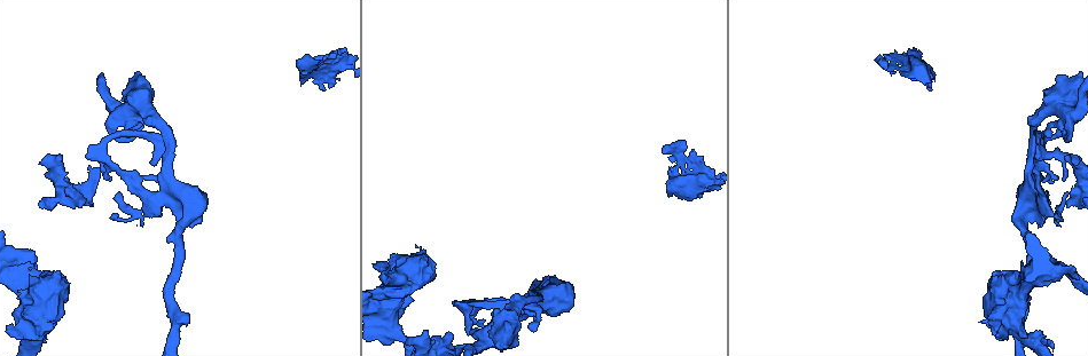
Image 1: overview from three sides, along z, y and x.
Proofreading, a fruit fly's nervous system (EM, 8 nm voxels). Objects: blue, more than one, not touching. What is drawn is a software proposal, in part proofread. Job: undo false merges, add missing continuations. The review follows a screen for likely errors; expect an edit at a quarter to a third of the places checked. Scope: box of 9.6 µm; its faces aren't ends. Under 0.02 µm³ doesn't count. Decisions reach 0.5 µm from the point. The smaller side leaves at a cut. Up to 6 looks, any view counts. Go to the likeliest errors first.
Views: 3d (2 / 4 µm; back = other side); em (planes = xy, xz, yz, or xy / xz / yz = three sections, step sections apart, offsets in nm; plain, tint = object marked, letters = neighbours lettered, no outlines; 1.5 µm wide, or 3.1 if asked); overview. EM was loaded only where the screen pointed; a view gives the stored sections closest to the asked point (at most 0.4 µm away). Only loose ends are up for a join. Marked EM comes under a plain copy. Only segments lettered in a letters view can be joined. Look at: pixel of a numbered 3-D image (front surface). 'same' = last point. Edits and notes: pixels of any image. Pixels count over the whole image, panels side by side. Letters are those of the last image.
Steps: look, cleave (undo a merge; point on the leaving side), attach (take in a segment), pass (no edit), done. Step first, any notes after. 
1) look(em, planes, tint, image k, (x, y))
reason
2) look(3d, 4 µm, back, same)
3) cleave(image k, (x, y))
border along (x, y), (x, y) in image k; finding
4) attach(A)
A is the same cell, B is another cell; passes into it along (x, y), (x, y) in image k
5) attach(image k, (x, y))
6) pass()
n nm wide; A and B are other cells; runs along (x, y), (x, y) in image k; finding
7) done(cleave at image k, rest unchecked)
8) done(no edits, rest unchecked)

look(em, planes, letters, image 1, (135, 108))
sudden change in width

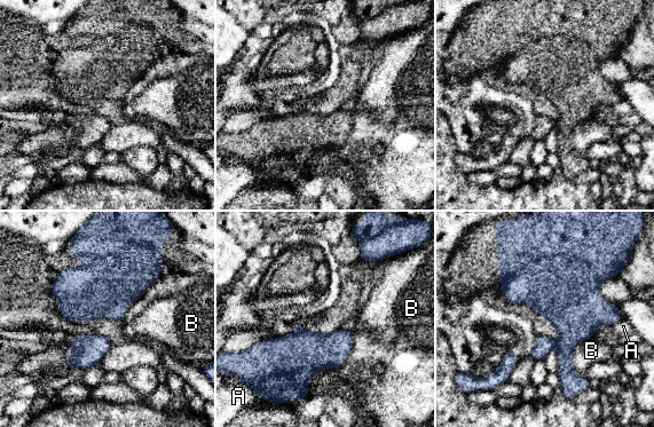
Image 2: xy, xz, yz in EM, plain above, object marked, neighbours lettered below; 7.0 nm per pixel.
cleave(image 2, (543, 345))
A and B are other cells; border along (556, 341), (557, 346) in image 2; two cells meet here

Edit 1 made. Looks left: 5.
look(3d, 2 µm, image 1, (1078, 164))
branch stops here

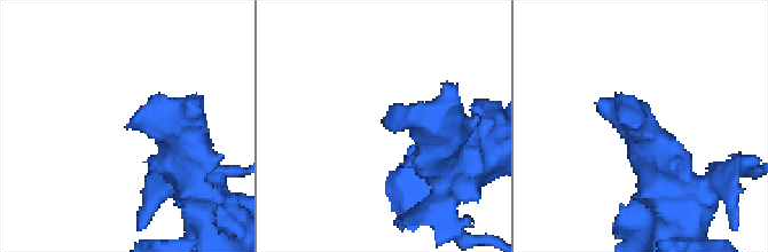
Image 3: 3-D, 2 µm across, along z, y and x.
look(em, planes, letters, image 3, (127, 126))
now the EM

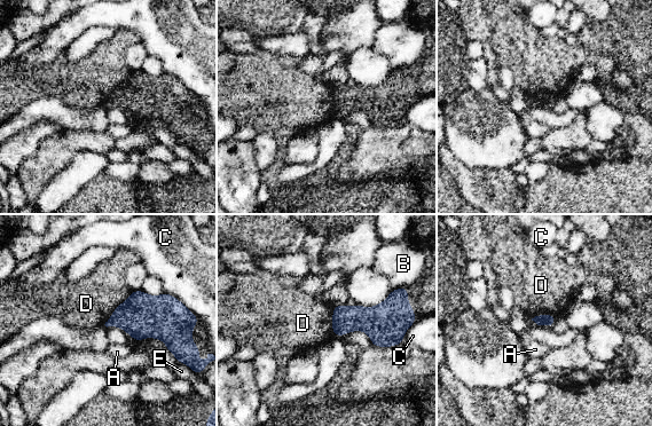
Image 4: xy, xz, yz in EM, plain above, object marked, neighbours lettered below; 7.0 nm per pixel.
pass()
A, B, C, D and E are other cells; border along (132, 291), (104, 324) in image 4; no lettered segment goes on from it

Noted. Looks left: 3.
done(cleave at image 2, rest unchecked)

